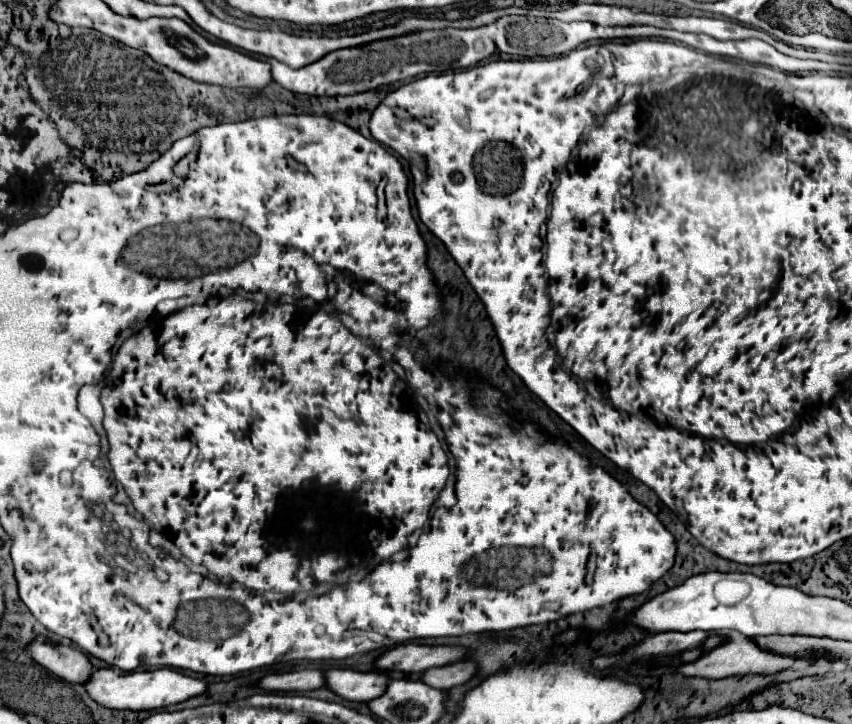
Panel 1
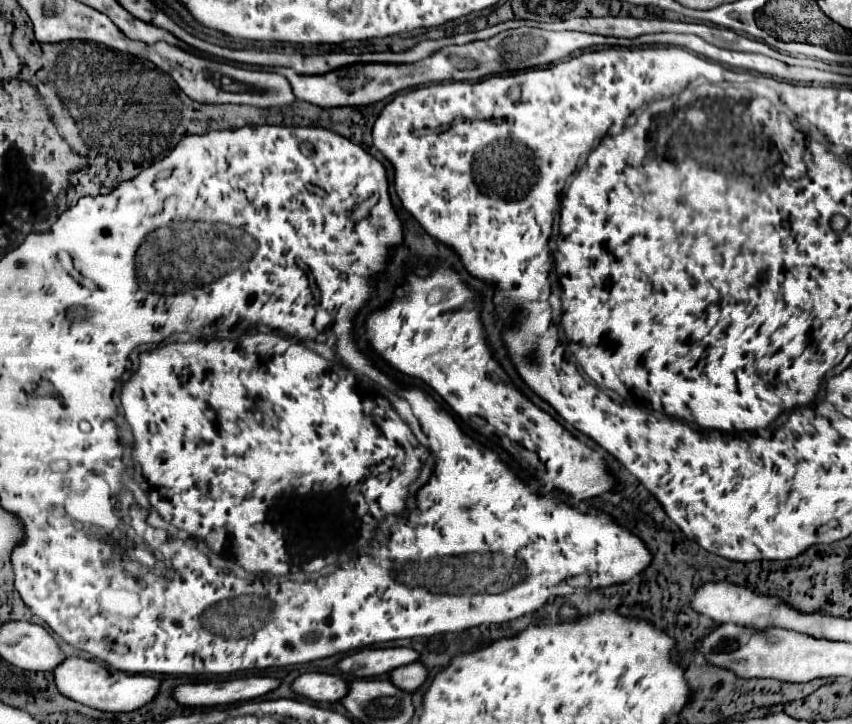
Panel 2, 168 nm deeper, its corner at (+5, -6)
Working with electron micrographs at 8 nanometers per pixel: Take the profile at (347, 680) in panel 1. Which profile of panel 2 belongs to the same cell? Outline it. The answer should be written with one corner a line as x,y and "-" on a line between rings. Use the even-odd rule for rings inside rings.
305,672
293,682
293,690
313,702
341,702
349,692
349,682
337,674

